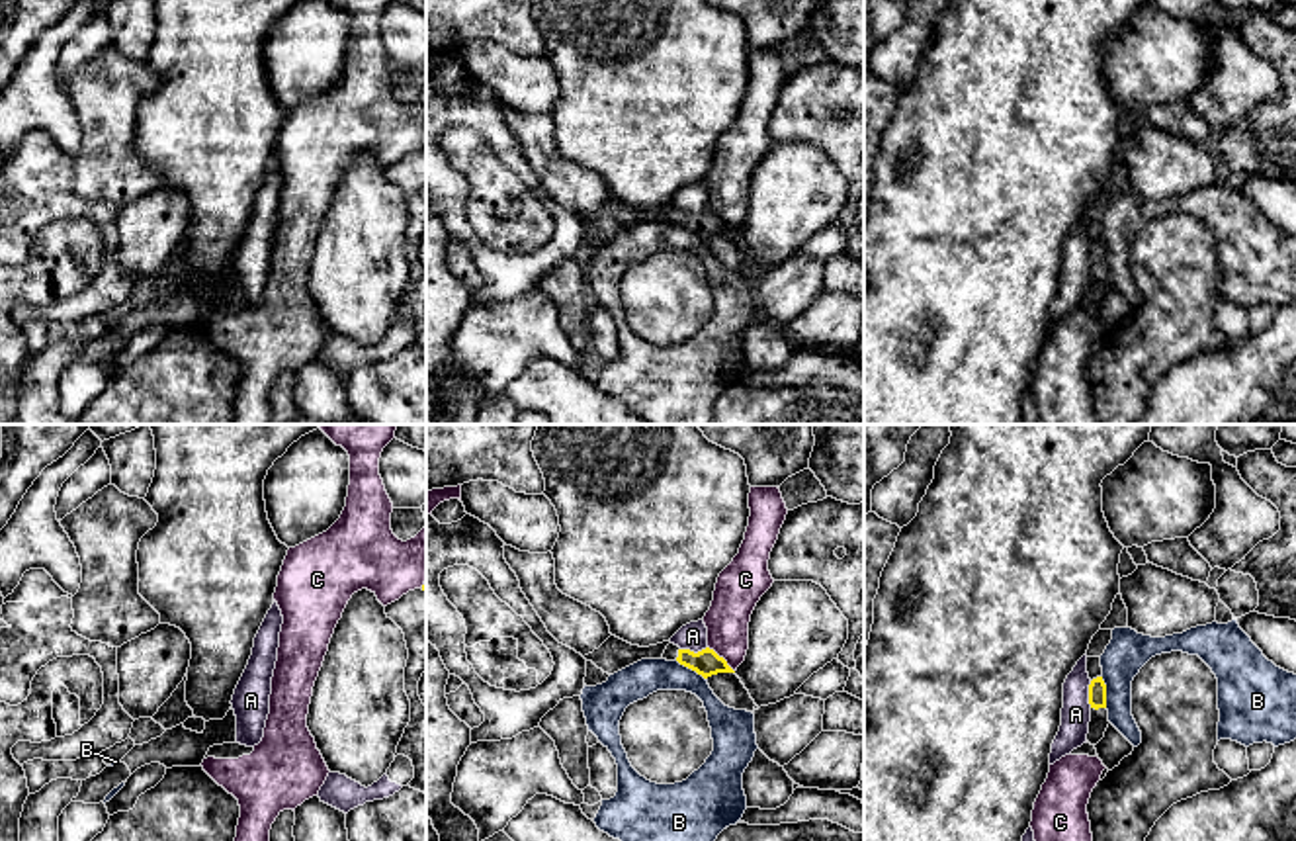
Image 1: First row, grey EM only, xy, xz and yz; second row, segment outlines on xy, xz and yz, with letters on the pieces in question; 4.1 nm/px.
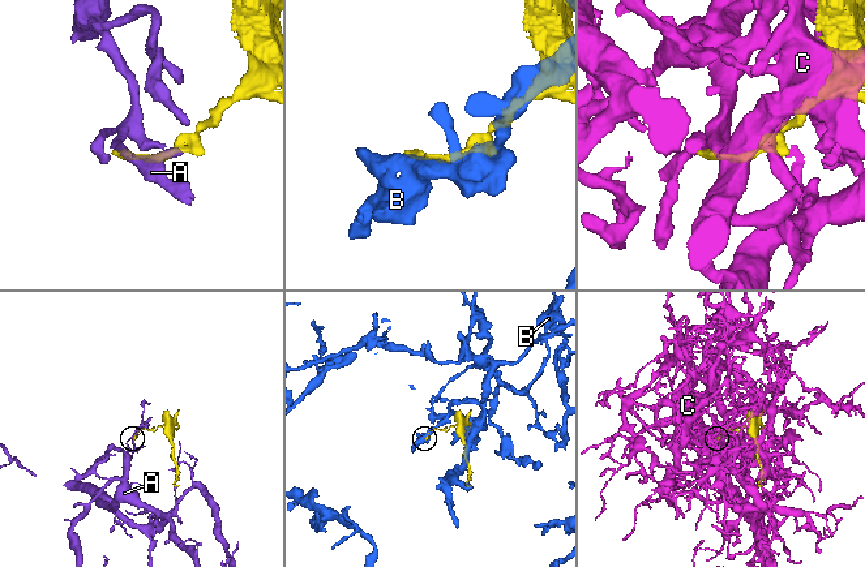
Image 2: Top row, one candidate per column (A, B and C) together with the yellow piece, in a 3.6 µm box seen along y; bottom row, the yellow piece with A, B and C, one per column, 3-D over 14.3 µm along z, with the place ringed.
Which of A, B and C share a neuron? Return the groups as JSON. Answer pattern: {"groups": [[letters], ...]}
{"groups": [["A"], ["B"], ["C"]]}

